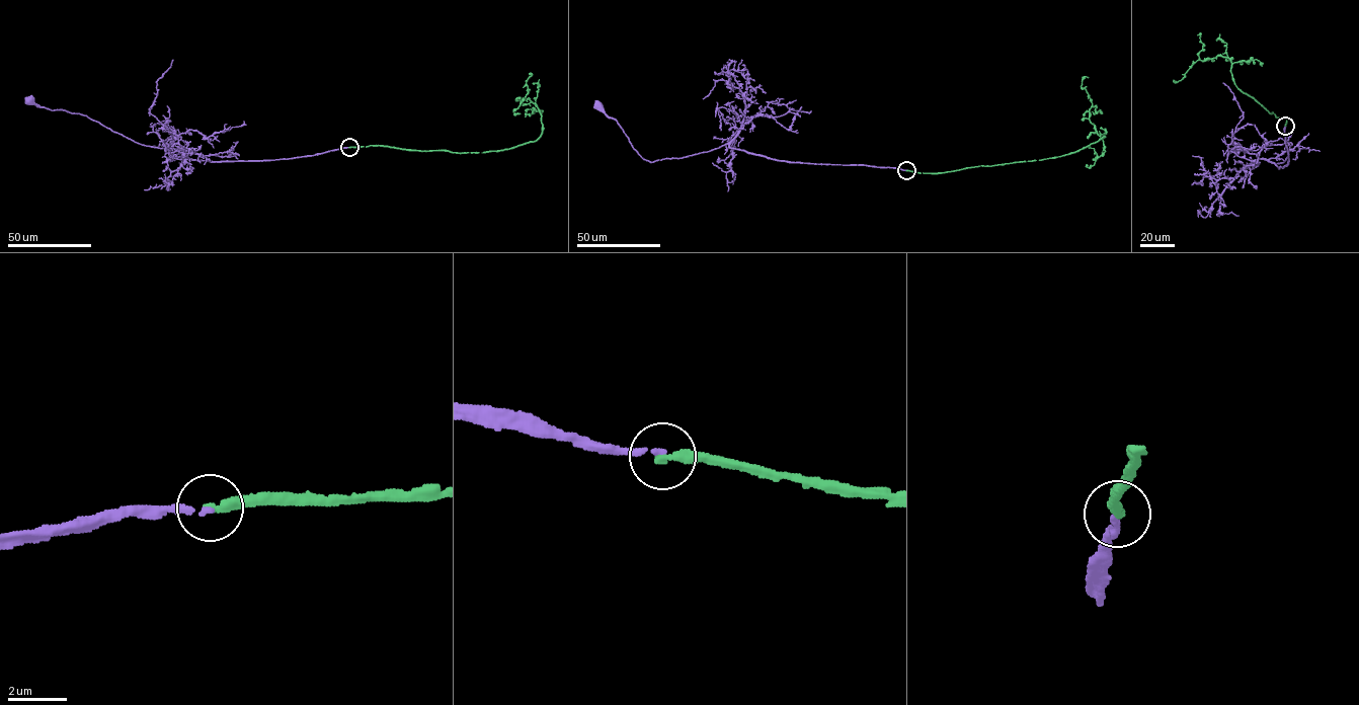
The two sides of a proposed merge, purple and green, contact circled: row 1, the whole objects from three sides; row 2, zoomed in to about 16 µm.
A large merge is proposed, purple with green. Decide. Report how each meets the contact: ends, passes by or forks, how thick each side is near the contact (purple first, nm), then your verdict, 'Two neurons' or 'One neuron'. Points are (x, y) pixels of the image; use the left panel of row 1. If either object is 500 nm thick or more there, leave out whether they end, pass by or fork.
At the ring purple ends. At the ring green ends. Thickness 150 nm (purple) against 320 nm. Two neurons

